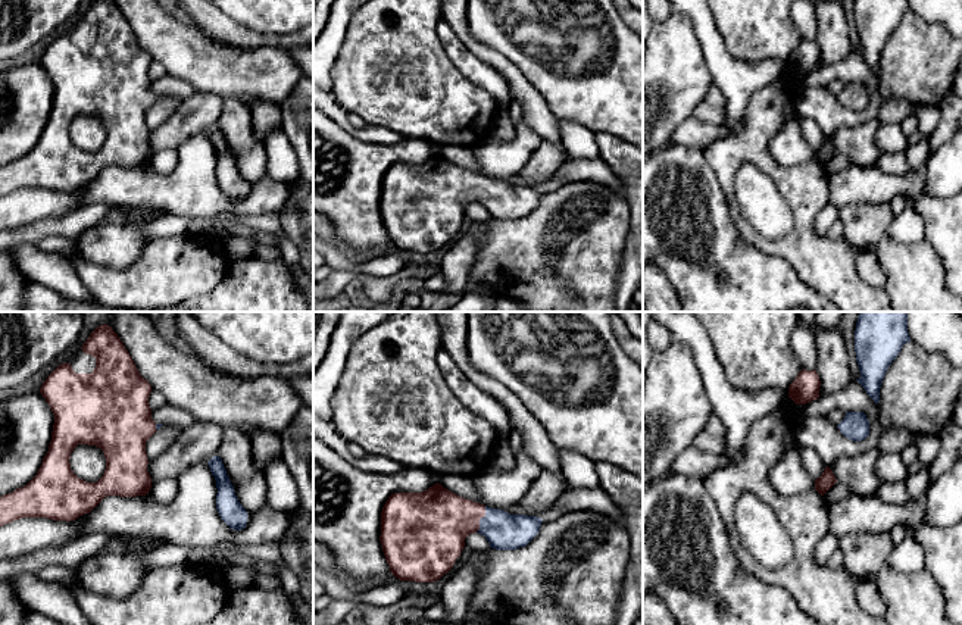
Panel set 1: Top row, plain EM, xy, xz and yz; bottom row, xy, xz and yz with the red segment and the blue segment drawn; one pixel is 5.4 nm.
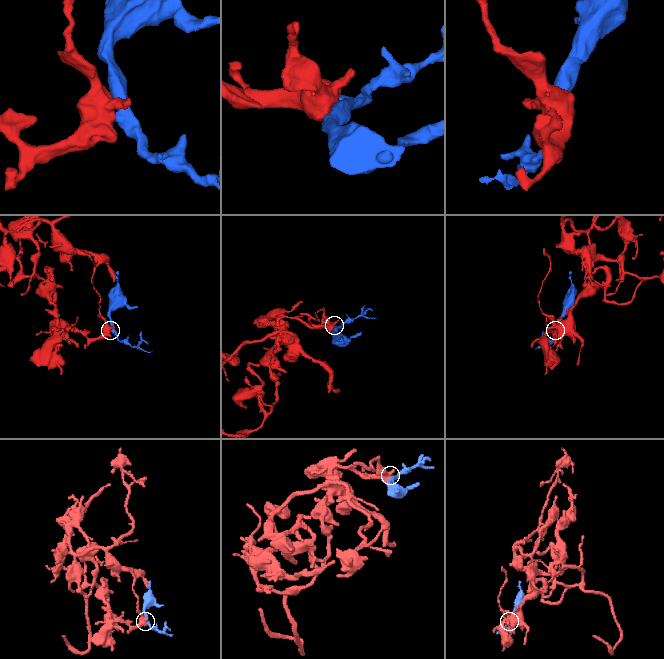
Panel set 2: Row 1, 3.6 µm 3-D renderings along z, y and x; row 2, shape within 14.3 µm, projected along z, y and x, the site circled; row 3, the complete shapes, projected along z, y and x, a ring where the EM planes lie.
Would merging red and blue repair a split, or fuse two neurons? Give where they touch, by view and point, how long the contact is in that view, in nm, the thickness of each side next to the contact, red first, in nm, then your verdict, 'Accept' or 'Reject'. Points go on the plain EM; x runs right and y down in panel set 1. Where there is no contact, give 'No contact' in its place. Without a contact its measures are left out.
Touches red at xz (481, 187). Shared border 140 nm. Thickness 360 nm (red) against 200 nm. Accept

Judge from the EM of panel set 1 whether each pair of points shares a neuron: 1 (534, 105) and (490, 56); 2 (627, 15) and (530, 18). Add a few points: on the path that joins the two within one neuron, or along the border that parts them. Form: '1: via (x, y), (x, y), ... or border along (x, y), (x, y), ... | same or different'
1: via (522, 91), (518, 81), (503, 66) | same
2: border along (618, 15), (627, 25) | different

